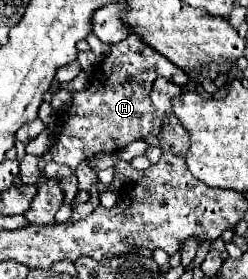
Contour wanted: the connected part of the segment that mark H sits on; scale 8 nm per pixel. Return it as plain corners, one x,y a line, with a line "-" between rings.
131,33
125,41
111,45
109,55
101,61
95,73
95,81
91,81
83,91
73,93
69,109
59,113
63,119
63,131
67,133
59,133
59,139
55,139
55,145
49,149
52,160
75,170
81,161
87,161
99,153
115,153
131,141
147,135
159,135
163,123
159,123
149,97
151,83
159,75
171,79
179,87
189,83
189,75
185,71
175,67
175,63
171,63
165,55
159,55
153,47
147,47
135,33

